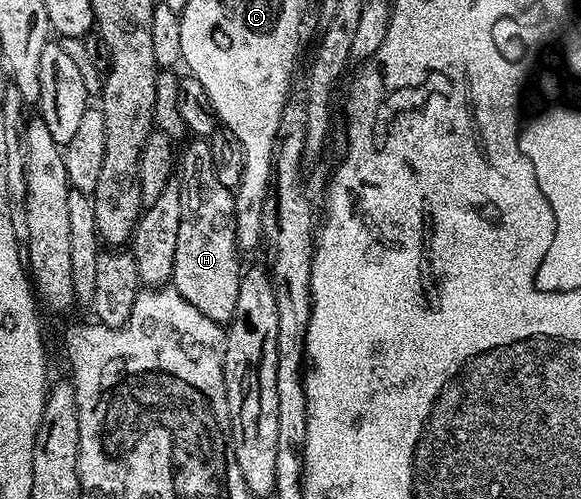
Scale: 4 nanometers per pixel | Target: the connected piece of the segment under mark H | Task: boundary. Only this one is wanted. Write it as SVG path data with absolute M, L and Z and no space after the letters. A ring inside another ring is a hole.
M195 137L190 141L192 143L181 151L181 219L170 282L177 293L193 305L193 309L205 313L209 321L226 325L233 317L233 309L237 309L241 278L241 252L235 232L235 197L232 188L217 181L208 140Z

